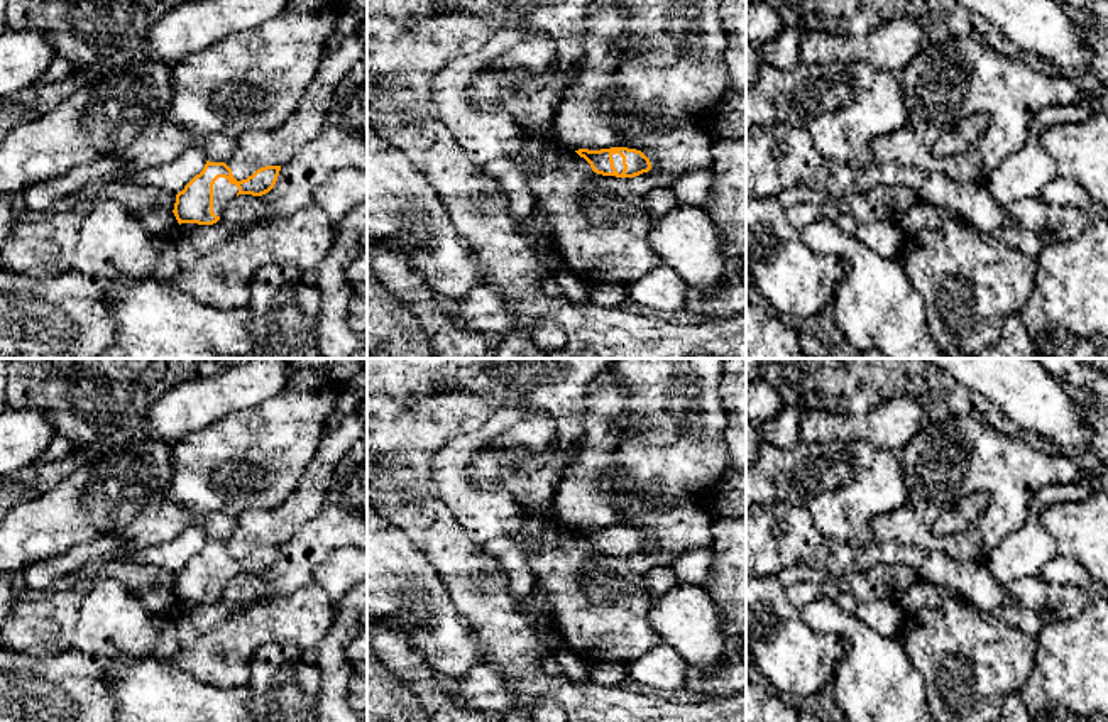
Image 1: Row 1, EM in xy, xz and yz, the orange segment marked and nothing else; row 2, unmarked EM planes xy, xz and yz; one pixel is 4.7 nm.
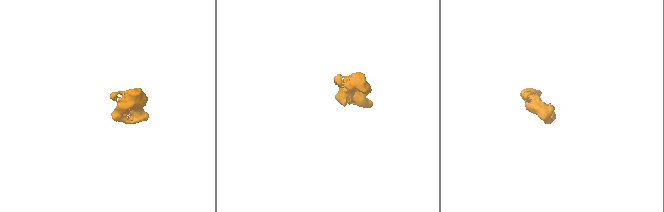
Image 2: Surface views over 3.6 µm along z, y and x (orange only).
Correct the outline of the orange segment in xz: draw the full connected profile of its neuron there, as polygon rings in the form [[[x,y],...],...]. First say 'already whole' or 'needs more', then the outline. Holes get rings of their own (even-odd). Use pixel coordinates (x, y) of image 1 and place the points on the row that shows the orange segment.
needs more; [[[624,145],[601,150],[579,149],[575,152],[590,164],[594,172],[602,176],[634,178],[651,169],[650,159],[641,150]]]

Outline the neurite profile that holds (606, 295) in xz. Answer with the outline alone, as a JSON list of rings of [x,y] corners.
[[[589,282],[589,293],[601,308],[619,308],[626,299],[626,286],[614,282]]]

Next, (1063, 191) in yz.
[[[1069,178],[1052,179],[1042,188],[1039,198],[1047,205],[1072,206],[1079,210],[1088,210],[1094,203],[1086,189]]]

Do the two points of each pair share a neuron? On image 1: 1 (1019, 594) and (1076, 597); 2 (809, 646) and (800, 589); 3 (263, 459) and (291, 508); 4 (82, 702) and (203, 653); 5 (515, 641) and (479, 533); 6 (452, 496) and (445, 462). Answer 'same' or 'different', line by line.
1: same
2: different
3: different
4: same
5: different
6: same

